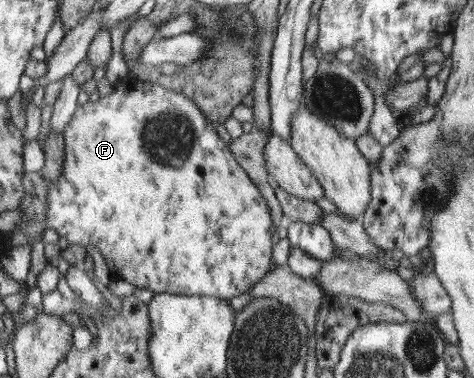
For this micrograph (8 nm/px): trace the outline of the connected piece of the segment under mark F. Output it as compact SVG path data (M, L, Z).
M141 74L123 78L111 92L106 95L101 94L98 101L91 103L91 100L88 100L87 103L78 105L62 133L66 149L63 172L57 180L49 181L45 225L47 228L55 229L58 235L65 237L70 244L77 243L87 249L97 249L113 278L127 281L139 290L149 289L155 294L171 292L231 299L249 291L267 273L271 247L273 247L271 237L275 233L275 227L265 197L249 179L245 170L235 161L227 145L219 139L215 127L209 123L210 119L205 119L195 105L186 94L171 90L166 85L151 83Z

